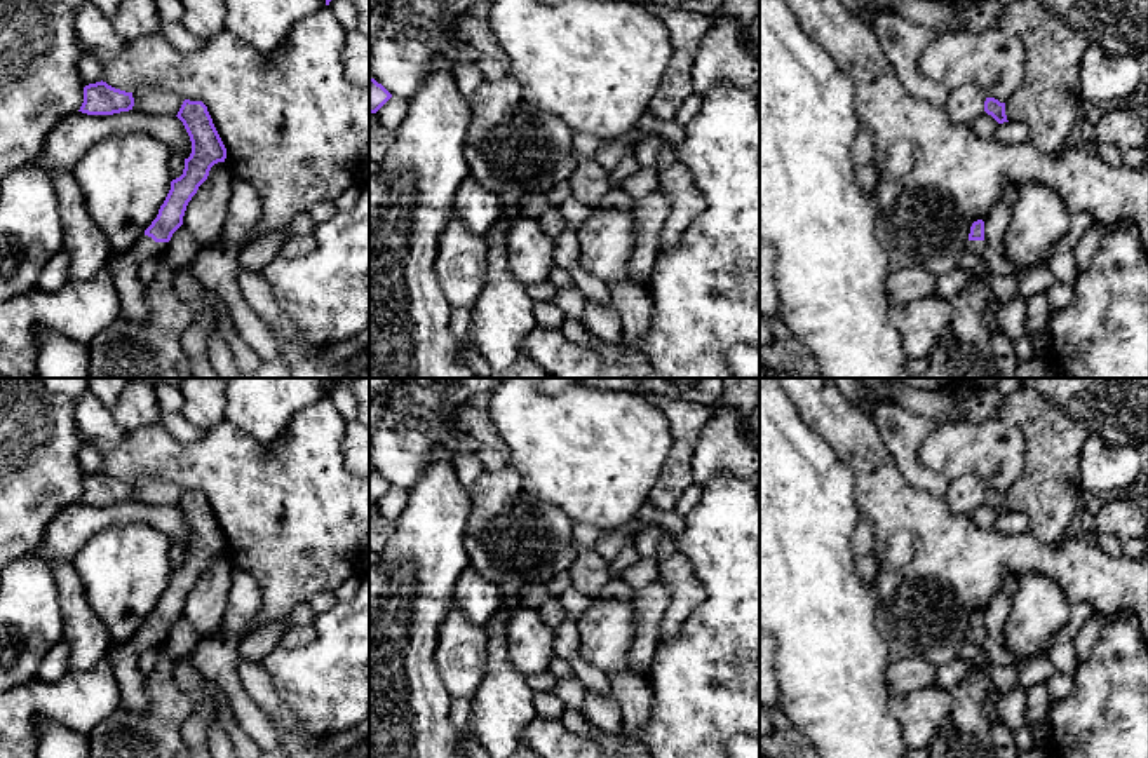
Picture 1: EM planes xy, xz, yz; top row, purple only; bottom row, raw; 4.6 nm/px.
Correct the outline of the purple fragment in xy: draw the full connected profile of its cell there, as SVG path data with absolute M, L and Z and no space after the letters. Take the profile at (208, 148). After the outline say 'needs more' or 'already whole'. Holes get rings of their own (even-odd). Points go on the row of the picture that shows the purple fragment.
M185 99L176 117L192 141L192 153L185 159L183 174L171 181L171 190L145 235L125 253L117 253L110 263L120 298L120 314L136 322L150 317L145 298L146 286L138 277L138 265L167 247L172 233L183 225L188 202L207 179L211 167L226 159L226 148L202 101Z | needs more

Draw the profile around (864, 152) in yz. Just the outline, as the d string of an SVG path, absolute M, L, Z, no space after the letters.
M866 132L861 134L852 145L852 159L855 167L862 167L875 162L876 153L878 150L875 146L875 139Z

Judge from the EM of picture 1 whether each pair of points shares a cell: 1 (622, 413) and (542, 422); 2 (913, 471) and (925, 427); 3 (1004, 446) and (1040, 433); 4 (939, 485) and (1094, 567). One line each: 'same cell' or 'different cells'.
1: same cell
2: same cell
3: different cells
4: different cells

